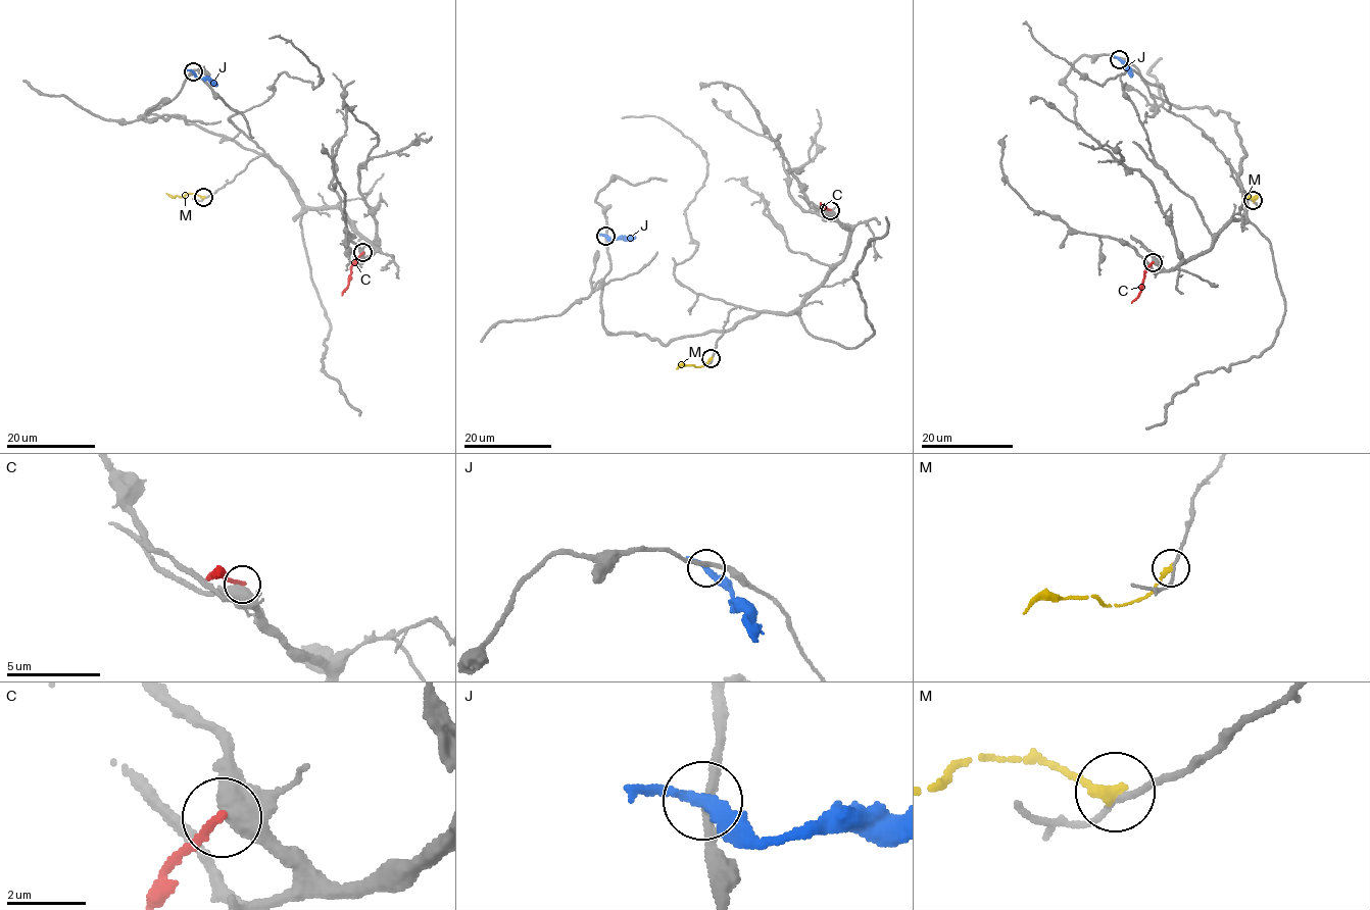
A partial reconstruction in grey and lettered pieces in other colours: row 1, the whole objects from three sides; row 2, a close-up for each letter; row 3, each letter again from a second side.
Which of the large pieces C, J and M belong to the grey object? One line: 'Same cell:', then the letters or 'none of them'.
Same cell: none of them

